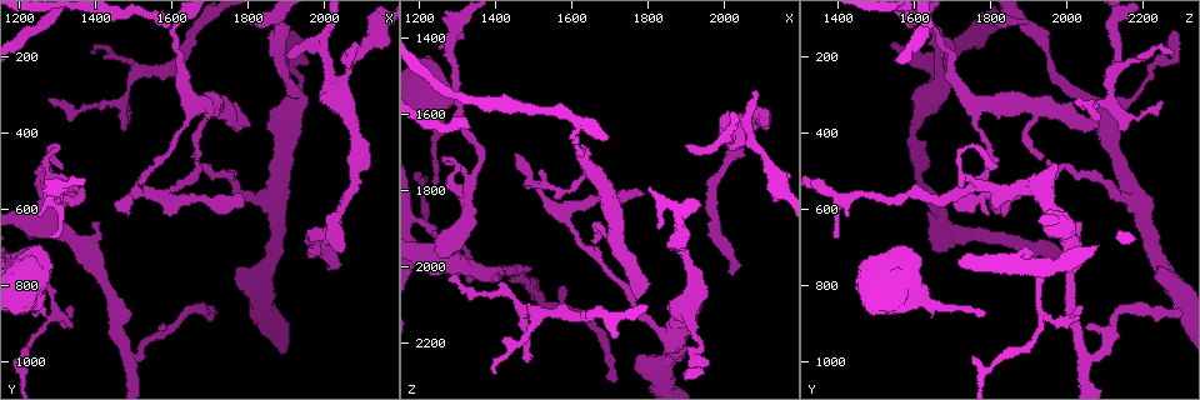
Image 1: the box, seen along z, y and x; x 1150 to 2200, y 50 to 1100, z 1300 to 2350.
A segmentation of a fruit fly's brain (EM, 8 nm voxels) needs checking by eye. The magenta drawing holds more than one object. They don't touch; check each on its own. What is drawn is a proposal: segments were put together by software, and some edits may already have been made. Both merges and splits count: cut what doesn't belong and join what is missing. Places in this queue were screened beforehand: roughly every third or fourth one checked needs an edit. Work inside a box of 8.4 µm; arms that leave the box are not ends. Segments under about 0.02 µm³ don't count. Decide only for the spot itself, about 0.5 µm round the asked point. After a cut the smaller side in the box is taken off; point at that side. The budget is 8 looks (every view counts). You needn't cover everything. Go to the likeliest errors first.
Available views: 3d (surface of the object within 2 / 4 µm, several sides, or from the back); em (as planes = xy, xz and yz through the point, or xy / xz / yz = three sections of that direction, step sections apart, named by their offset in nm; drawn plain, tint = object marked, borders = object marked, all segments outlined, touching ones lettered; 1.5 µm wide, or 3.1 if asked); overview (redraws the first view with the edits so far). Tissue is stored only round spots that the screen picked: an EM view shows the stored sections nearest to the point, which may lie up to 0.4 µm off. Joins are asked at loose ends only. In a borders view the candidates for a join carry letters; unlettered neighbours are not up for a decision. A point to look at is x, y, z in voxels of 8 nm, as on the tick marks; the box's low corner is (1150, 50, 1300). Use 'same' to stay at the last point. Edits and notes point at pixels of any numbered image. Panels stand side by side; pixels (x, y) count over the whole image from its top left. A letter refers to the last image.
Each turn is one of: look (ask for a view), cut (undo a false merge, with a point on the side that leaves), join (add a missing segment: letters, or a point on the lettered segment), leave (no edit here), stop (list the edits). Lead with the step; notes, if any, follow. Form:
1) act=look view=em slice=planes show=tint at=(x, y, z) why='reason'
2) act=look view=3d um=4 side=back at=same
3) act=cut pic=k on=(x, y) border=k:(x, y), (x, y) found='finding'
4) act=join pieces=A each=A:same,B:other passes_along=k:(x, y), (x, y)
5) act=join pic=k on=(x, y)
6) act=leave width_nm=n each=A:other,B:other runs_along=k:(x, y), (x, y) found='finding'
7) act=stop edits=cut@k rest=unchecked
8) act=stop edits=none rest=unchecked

act=look view=em slice=planes show=borders at=(1480, 315, 2250) why='tapers out'

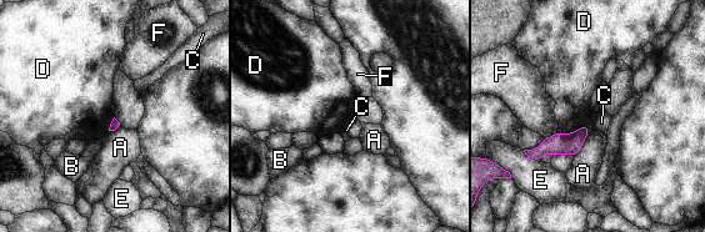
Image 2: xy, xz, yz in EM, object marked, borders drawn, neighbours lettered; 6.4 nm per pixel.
act=leave each=A:other,B:other,C:other,D:other,E:other,F:other runs_along=2:(585, 129), (570, 144), (529, 152) found='none of them fits'

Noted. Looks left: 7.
act=look view=em slice=planes show=borders at=(2010, 755, 2010) why='long arm stops here'

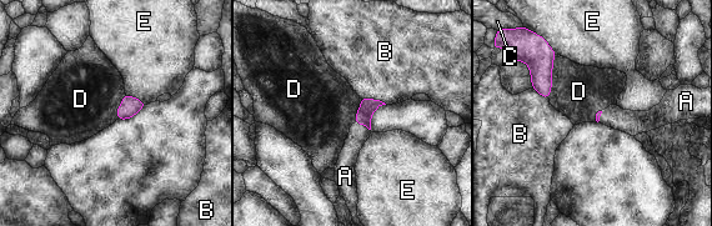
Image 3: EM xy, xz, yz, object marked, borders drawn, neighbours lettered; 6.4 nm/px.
act=join pieces=A each=A:same,B:other,C:other,D:other,E:other passes_along=3:(367, 106), (362, 125), (357, 136) found='it goes on there'

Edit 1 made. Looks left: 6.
act=look view=overview why='see it whole again'

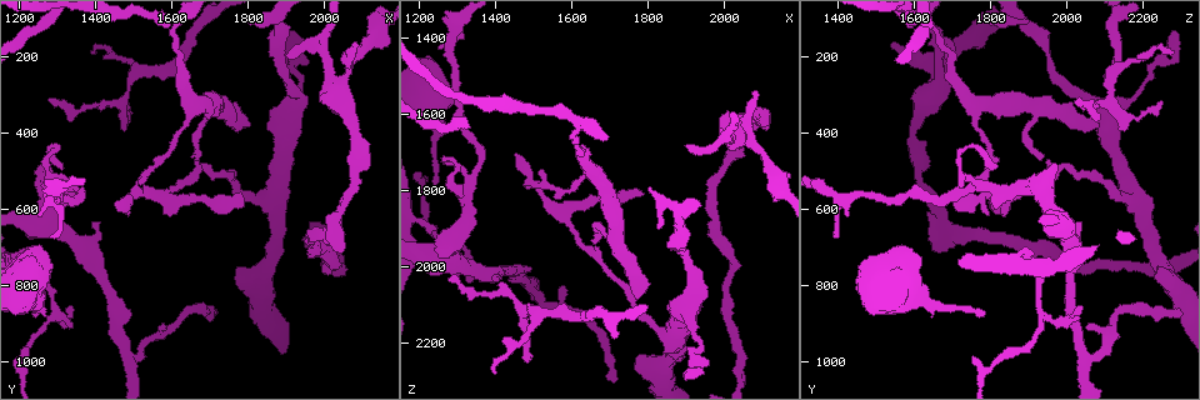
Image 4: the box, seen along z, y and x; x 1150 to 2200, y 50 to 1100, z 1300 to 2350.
act=look view=em slice=xy step=4 show=tint at=(1280, 315, 2035)

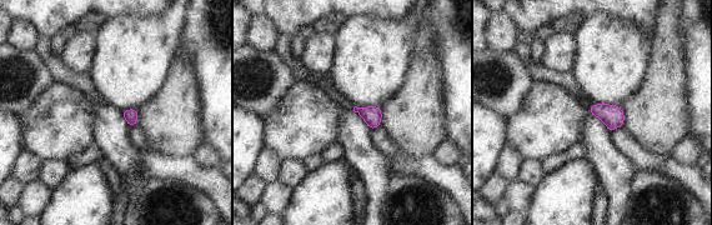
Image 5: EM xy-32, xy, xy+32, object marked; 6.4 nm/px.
act=look view=em slice=planes show=borders at=same why='cut it another way'

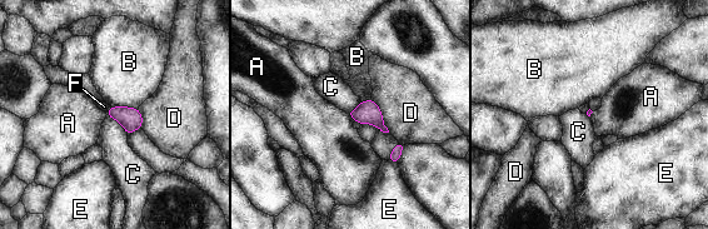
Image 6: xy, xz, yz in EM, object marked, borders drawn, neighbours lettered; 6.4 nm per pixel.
act=join pieces=F each=A:other,B:other,C:other,D:other,E:other,F:same passes_along=6:(130, 119), (109, 109), (104, 106) found='it goes on there'

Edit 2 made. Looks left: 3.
act=stop edits=join@3,join@6 rest=unchecked

